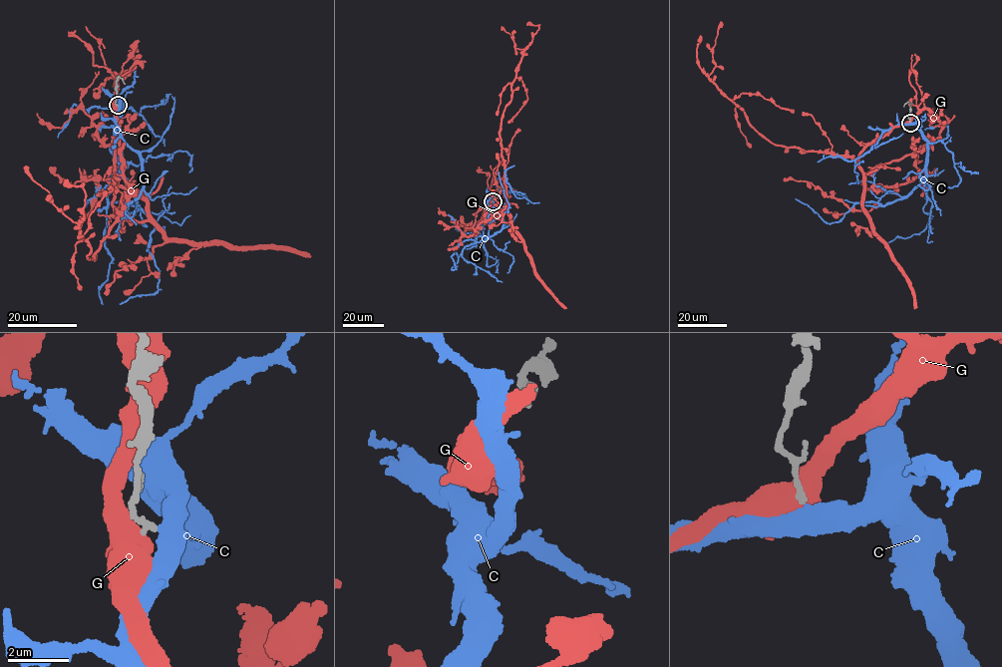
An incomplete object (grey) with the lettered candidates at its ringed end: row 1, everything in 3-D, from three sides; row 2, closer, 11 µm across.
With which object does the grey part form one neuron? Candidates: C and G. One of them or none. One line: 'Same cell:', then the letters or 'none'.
Same cell: C

